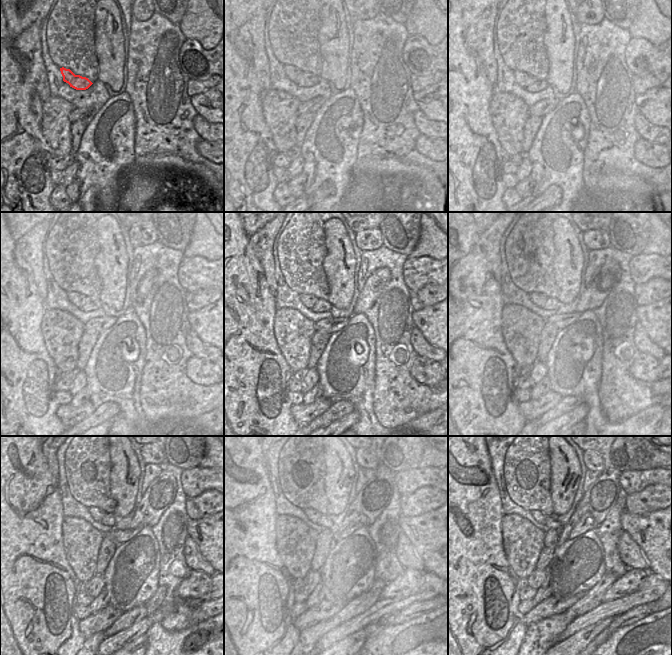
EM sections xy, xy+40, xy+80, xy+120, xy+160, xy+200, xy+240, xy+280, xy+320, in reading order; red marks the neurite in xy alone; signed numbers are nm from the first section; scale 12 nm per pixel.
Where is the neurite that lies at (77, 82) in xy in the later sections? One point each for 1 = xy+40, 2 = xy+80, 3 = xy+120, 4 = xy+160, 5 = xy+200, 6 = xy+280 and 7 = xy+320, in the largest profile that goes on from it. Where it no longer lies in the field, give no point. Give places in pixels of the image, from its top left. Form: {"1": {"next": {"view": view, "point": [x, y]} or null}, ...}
{"1": {"next": {"view": "xy+40", "point": [302, 79]}}, "2": {"next": {"view": "xy+80", "point": [531, 83]}}, "3": {"next": {"view": "xy+120", "point": [86, 304]}}, "4": {"next": {"view": "xy+160", "point": [313, 303]}}, "5": {"next": {"view": "xy+200", "point": [547, 300]}}, "6": {"next": {"view": "xy+280", "point": [325, 521]}}, "7": {"next": {"view": "xy+320", "point": [551, 523]}}}

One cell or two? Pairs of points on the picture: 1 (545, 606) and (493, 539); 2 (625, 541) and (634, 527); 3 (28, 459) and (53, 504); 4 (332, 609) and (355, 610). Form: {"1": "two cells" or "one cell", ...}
{"1": "two cells", "2": "two cells", "3": "one cell", "4": "two cells"}

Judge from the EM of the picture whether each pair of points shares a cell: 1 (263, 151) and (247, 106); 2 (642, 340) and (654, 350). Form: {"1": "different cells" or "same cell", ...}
{"1": "same cell", "2": "same cell"}

